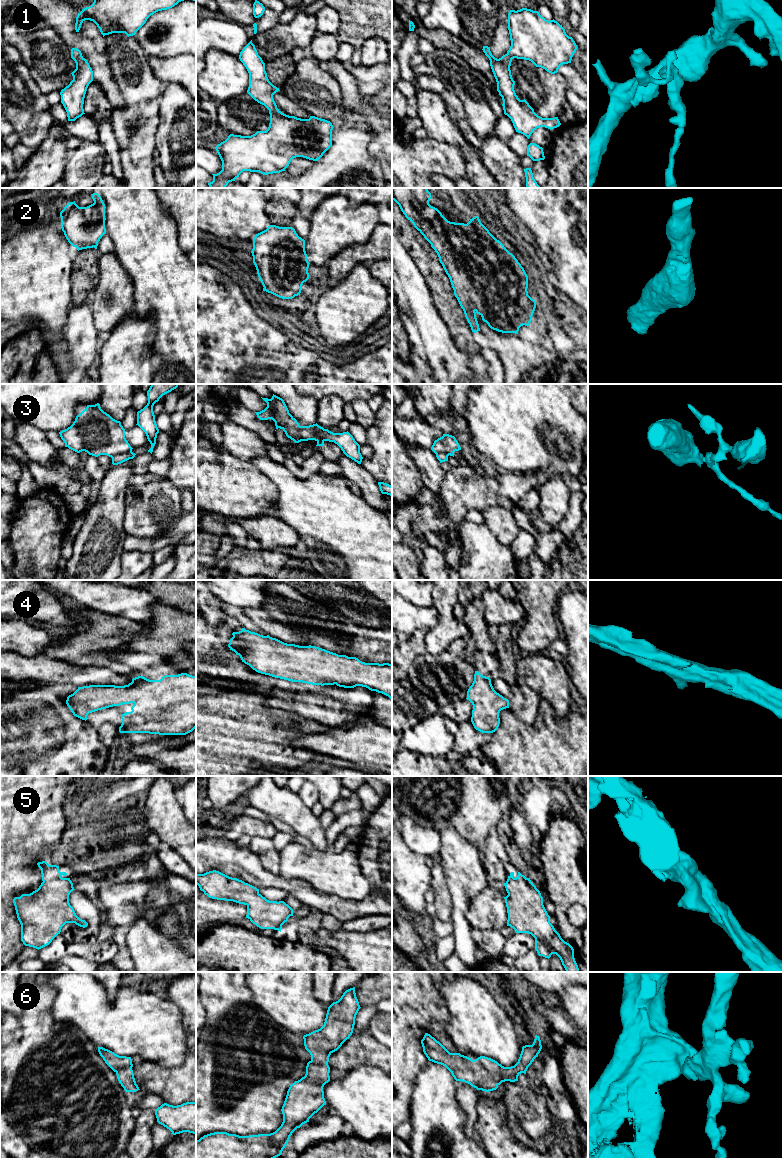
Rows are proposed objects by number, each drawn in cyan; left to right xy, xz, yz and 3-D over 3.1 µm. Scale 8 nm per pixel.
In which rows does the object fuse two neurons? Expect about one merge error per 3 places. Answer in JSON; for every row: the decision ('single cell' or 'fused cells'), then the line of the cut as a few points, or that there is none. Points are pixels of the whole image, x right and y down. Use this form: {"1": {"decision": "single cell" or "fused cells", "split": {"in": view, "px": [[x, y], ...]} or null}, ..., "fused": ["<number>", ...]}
{"1": {"decision": "single cell", "split": null}, "2": {"decision": "single cell", "split": null}, "3": {"decision": "fused cells", "split": {"in": "xy", "px": [[131, 450], [125, 453], [114, 454], [111, 457]]}}, "4": {"decision": "single cell", "split": null}, "5": {"decision": "single cell", "split": null}, "6": {"decision": "single cell", "split": null}, "fused": ["3"]}

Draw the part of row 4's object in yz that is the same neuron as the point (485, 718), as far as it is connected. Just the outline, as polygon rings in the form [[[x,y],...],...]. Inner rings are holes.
[[[475,671],[466,699],[473,705],[471,722],[474,728],[482,733],[495,732],[500,724],[499,713],[509,708],[509,700],[494,690],[491,679]]]

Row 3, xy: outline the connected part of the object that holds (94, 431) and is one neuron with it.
[[[99,403],[87,405],[87,407],[76,416],[73,424],[59,432],[59,434],[65,443],[65,447],[77,453],[85,451],[95,457],[107,455],[112,458],[117,454],[131,452],[133,449],[125,438],[125,429],[121,425],[121,422],[113,419],[109,414],[104,412]]]

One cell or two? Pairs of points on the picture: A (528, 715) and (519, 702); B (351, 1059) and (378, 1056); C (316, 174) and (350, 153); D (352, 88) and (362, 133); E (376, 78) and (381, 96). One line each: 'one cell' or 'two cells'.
A: one cell
B: one cell
C: one cell
D: two cells
E: two cells

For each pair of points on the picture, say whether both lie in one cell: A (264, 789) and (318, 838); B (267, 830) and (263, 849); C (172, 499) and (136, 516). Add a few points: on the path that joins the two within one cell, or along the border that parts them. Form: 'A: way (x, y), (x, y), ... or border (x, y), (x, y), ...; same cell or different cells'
A: way (277, 802), (284, 804), (305, 825); same cell
B: border (251, 836), (264, 836), (271, 839); different cells
C: way (163, 499), (156, 502), (145, 513); same cell

